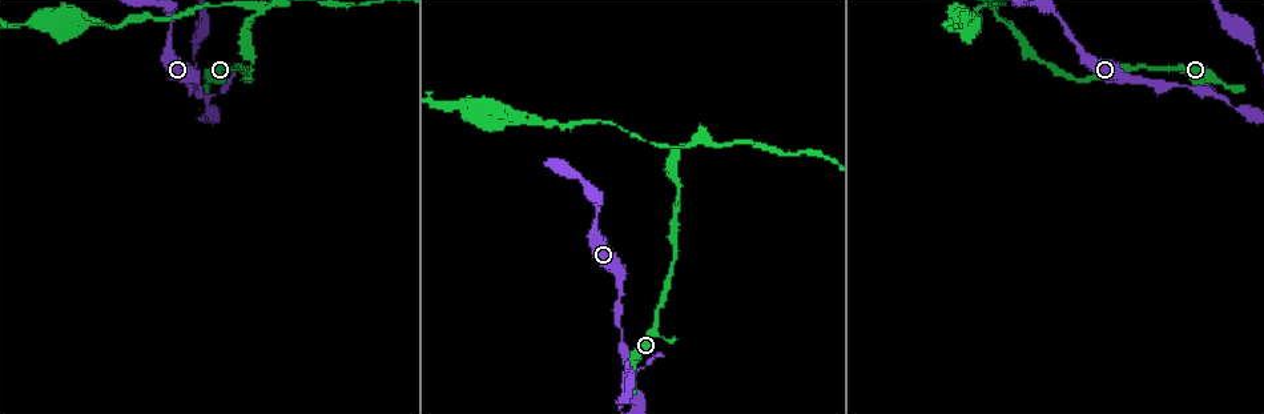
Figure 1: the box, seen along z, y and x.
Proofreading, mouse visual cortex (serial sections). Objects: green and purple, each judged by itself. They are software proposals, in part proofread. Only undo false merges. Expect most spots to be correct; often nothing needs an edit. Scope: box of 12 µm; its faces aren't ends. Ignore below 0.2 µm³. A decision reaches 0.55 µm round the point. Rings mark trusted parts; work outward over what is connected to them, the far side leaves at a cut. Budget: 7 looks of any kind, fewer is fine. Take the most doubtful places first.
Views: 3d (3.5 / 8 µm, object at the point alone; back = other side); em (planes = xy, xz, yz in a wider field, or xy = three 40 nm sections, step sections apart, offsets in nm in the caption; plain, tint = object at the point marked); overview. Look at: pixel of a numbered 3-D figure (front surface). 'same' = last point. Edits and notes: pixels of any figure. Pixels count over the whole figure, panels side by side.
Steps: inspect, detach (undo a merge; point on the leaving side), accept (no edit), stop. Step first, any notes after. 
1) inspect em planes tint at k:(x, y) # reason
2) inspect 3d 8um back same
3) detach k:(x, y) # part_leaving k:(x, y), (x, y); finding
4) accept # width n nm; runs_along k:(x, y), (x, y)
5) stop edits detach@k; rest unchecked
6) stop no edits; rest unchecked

inspect 3d 3.5um back at 1:(998, 16) # abrupt turn

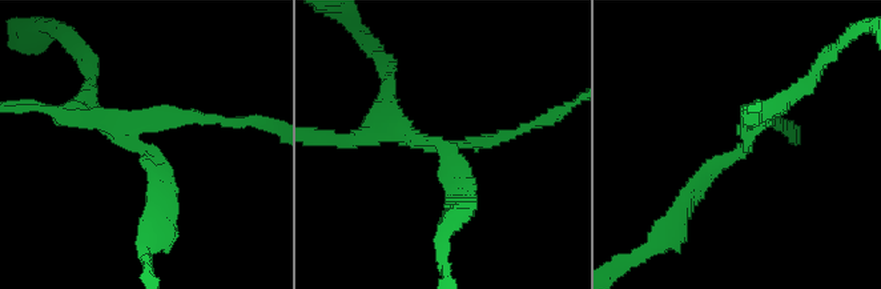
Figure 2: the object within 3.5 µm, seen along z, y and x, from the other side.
detach 2:(177, 112) # arms 4; arm_widths 150, 150, 200, 250 nm; part_leaving 2:(129, 128), (165, 116), (252, 120); a second cell is stuck on

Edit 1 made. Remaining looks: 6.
inspect overview # redraw

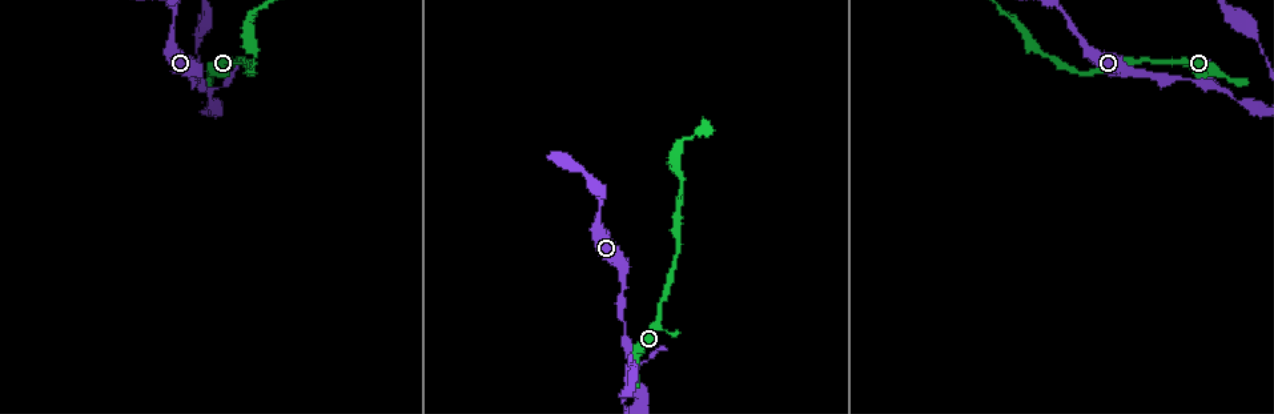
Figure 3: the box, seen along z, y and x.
inspect 3d 3.5um at 3:(197, 77) # calibre changes

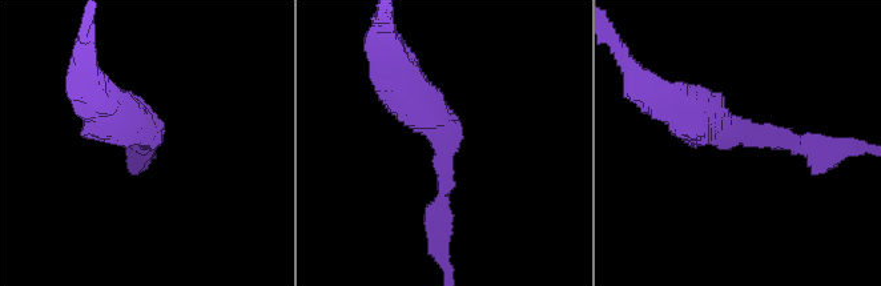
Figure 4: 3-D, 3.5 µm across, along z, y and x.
inspect em xy step 3 tint at 4:(444, 162) # arm_widths 300, 500 nm

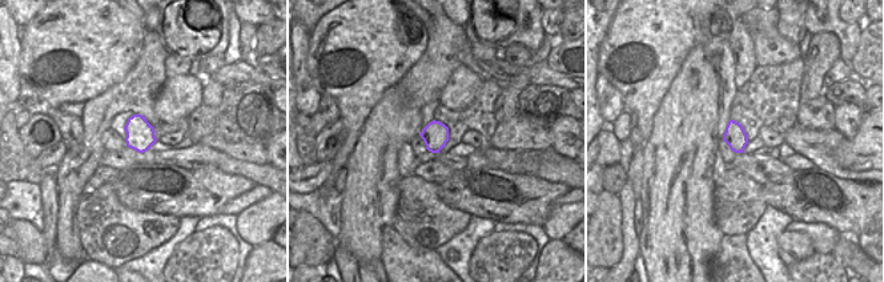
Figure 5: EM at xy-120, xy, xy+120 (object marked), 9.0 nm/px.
accept # runs_along 4:(690, 112), (795, 148), (847, 148); all the same cell

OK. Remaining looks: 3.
inspect 3d 3.5um at 3:(642, 387) # sharp bend

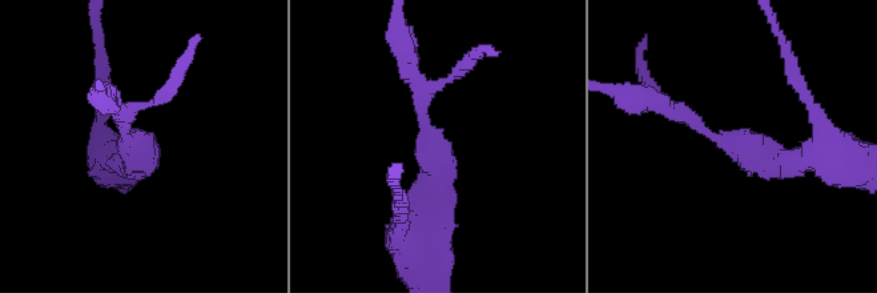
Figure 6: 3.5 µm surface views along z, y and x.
inspect em xy step 2 tint at 6:(137, 143) # arm_widths 200, 350 nm; now the EM

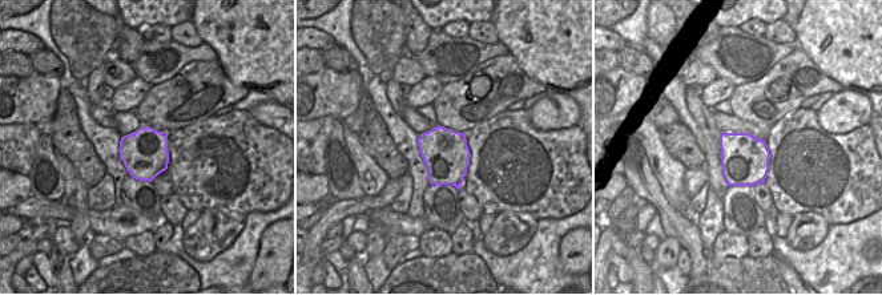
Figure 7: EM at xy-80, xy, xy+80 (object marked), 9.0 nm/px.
accept # runs_along 6:(667, 107), (761, 160), (799, 164); one cell here

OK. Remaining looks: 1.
stop edits detach@2; rest unchecked

